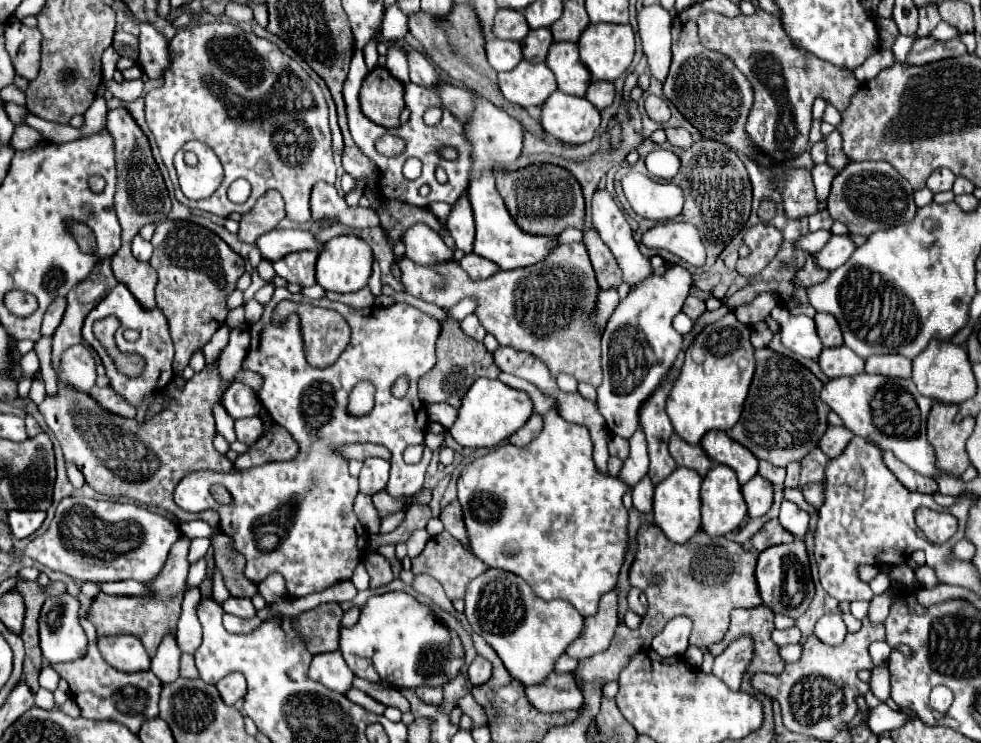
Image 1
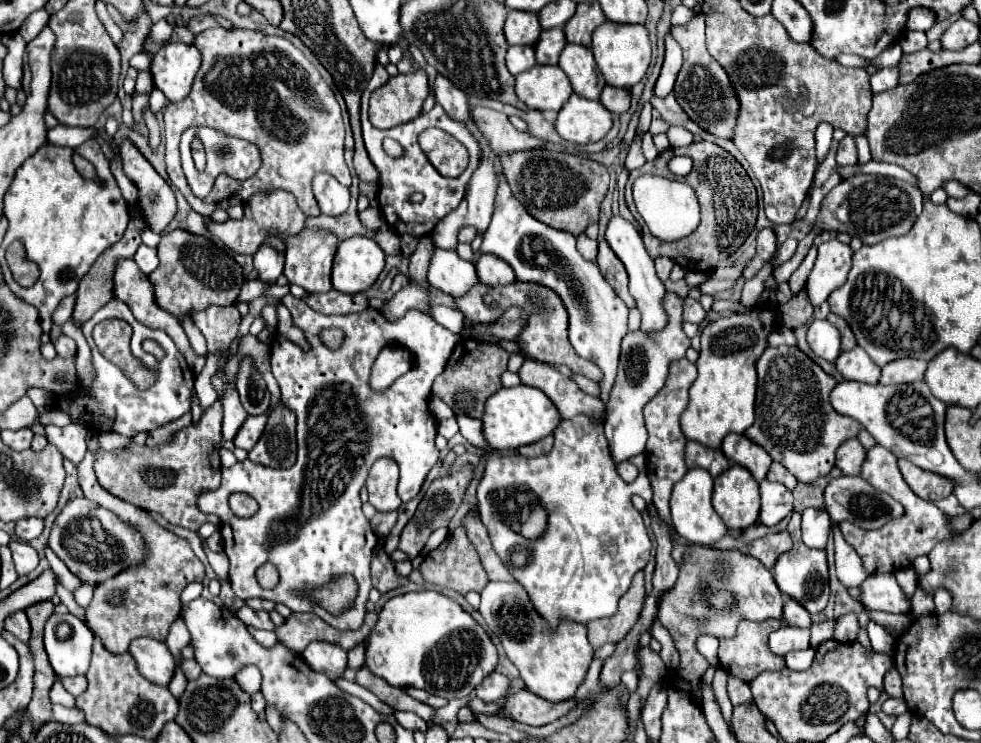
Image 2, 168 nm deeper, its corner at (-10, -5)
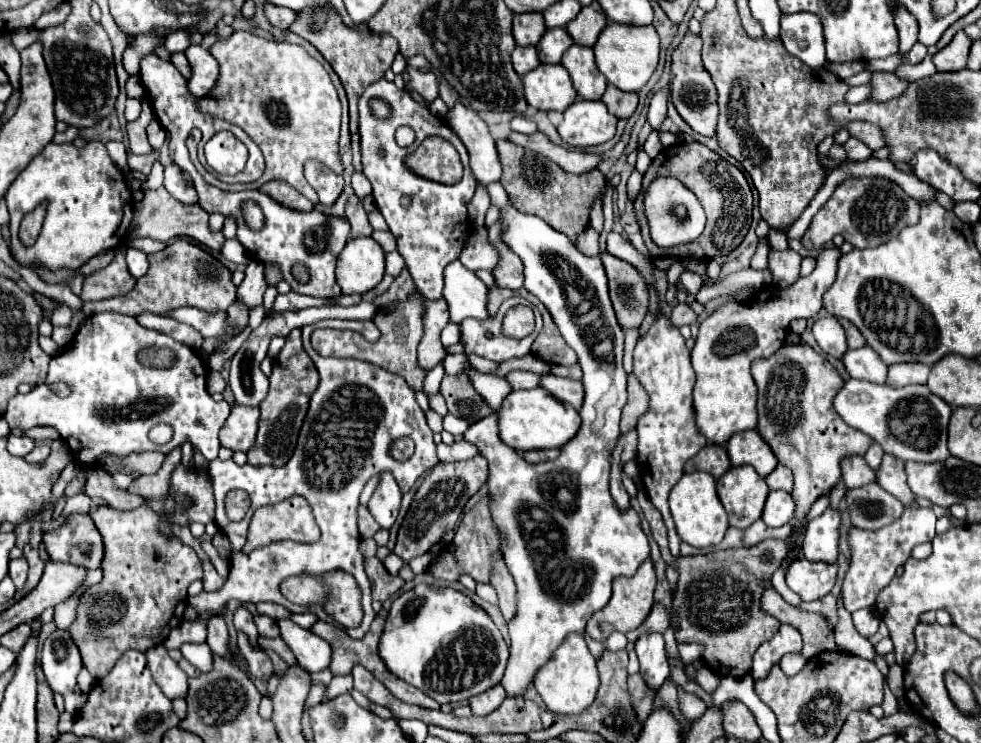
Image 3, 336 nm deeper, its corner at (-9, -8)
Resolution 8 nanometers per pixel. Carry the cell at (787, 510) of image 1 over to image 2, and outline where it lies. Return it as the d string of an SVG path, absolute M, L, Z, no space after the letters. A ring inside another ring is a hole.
M805 509L803 511L803 521L801 521L801 531L803 531L803 543L807 547L815 549L825 549L829 531L831 531L831 519L825 509Z

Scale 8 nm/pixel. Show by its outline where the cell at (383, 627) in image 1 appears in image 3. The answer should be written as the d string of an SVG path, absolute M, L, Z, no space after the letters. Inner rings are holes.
M418 584L392 602L380 638L380 658L394 676L416 686L438 704L454 704L486 692L502 680L508 644L486 610L478 608L466 594Z

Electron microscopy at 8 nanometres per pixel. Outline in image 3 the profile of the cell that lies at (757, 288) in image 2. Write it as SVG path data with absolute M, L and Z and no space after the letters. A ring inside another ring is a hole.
M762 238L756 254L751 259L751 268L756 270L766 269L768 267L768 252L770 252L770 244L768 244L766 238Z

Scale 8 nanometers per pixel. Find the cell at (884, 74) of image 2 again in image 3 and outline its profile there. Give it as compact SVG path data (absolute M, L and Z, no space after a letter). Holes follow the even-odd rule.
M864 84L864 86L856 86L856 88L850 88L846 92L846 102L848 104L858 104L858 102L864 102L868 100L868 94L870 94L870 86Z

